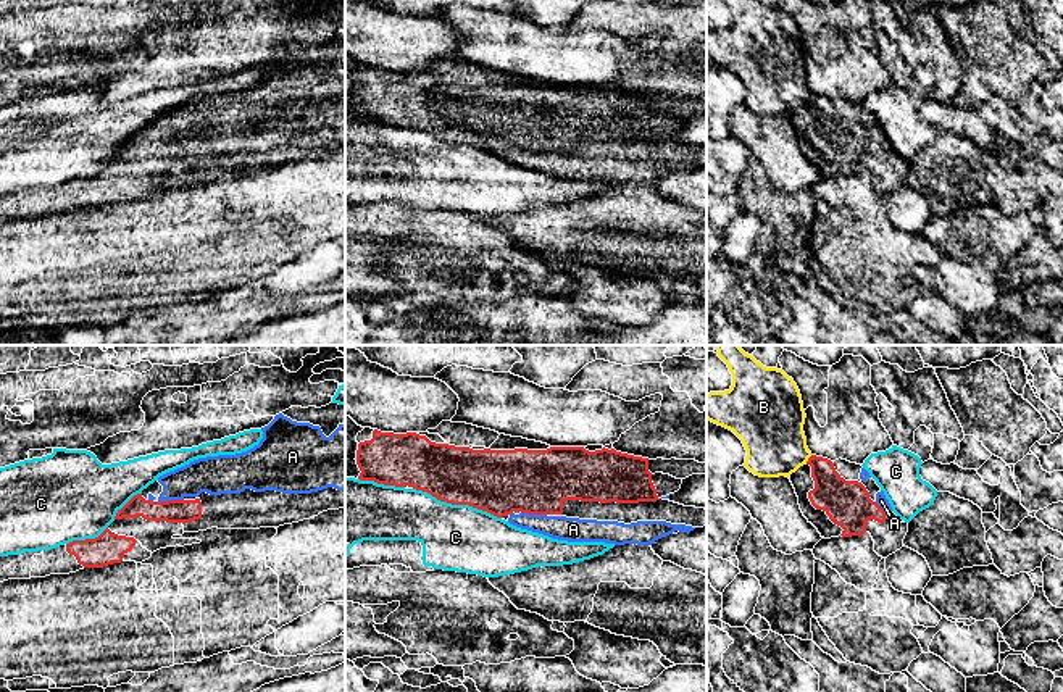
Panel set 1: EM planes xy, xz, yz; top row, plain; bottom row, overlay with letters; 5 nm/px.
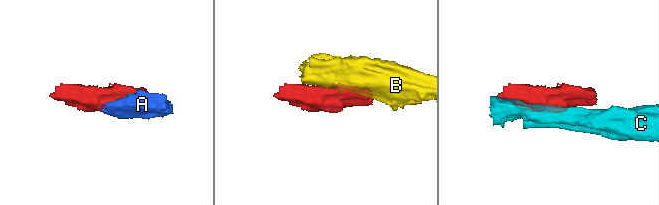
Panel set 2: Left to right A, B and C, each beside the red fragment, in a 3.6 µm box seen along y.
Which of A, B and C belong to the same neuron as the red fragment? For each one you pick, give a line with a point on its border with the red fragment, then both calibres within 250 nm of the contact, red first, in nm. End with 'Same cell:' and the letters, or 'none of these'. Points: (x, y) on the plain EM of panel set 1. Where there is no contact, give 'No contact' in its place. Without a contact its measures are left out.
A: Touches red at xy (170, 139). Thickness 110 nm (red) against 190 nm
Same cell: A

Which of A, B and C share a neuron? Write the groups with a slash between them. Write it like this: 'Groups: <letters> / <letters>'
Groups: A / B / C

